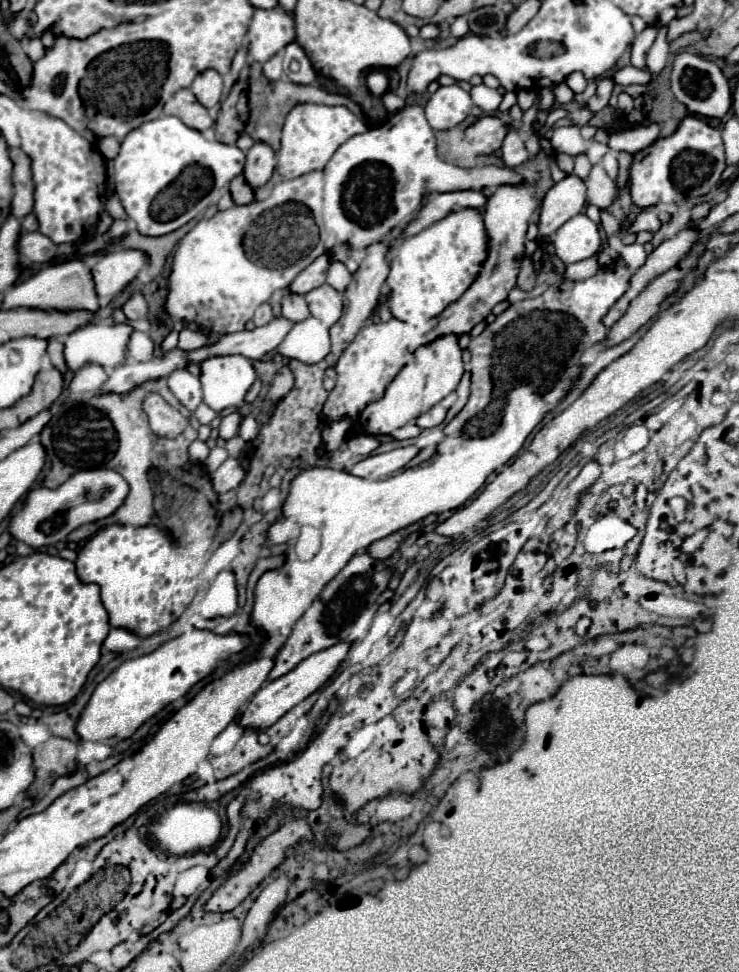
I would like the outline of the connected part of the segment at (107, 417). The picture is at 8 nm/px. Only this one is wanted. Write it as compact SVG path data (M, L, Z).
M161 378L157 382L145 382L123 396L97 394L89 400L83 400L75 408L63 412L57 420L53 420L41 434L41 442L47 448L47 456L53 464L43 482L47 488L57 488L59 484L63 484L71 474L75 474L75 468L91 468L95 464L123 474L123 478L131 486L127 500L113 516L77 528L73 536L69 536L71 542L83 542L109 524L131 524L141 528L153 522L153 492L147 474L153 466L151 452L159 444L159 436L155 436L149 428L149 420L143 412L143 400L149 392L155 392L155 384L167 384L167 380Z

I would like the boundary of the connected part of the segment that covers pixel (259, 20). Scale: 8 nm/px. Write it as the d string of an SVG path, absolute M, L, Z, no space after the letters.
M281 8L255 10L253 22L247 32L249 54L255 62L267 62L295 40L293 16Z

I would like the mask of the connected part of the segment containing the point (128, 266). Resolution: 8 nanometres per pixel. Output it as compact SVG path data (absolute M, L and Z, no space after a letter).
M119 250L101 256L91 270L99 298L109 300L123 292L147 262L149 256L143 250Z

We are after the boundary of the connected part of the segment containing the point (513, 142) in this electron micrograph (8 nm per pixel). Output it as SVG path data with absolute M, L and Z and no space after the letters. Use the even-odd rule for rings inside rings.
M513 130L505 136L505 142L503 142L503 148L501 148L501 158L505 162L505 166L509 168L517 168L521 166L523 162L527 162L529 158L529 152L525 150L525 144L523 144L523 136Z

